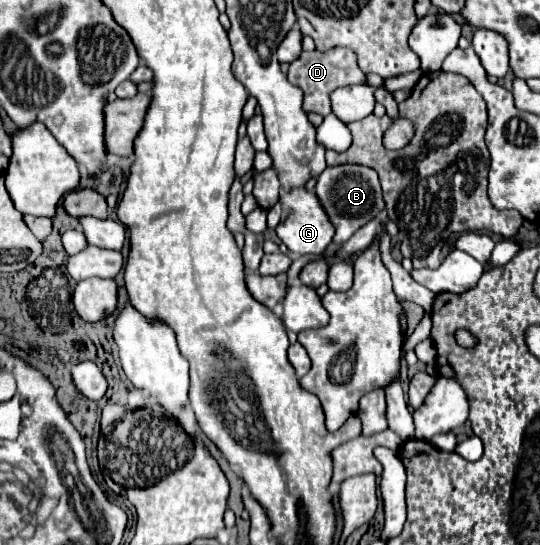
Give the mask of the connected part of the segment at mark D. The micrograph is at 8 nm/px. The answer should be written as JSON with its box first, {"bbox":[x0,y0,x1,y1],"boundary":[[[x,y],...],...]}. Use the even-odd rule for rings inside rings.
{"bbox":[286,48,366,116],"boundary":[[[332,48],[328,52],[320,52],[320,50],[302,50],[302,54],[290,64],[288,74],[286,74],[288,82],[292,82],[294,86],[298,86],[304,92],[304,112],[316,112],[320,116],[330,114],[330,94],[340,88],[340,86],[352,86],[352,84],[366,84],[366,74],[358,68],[356,64],[356,54],[350,48]]]}

